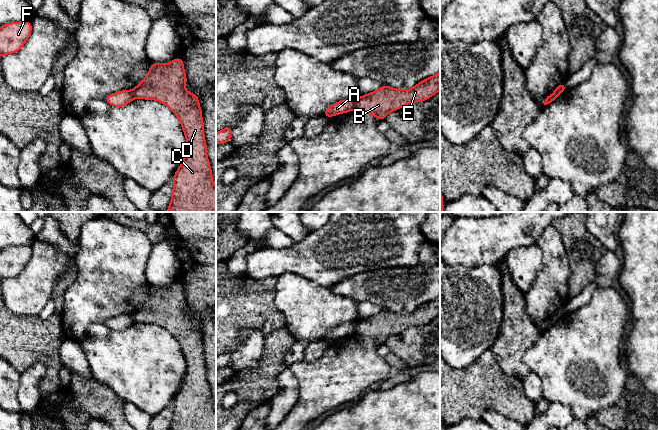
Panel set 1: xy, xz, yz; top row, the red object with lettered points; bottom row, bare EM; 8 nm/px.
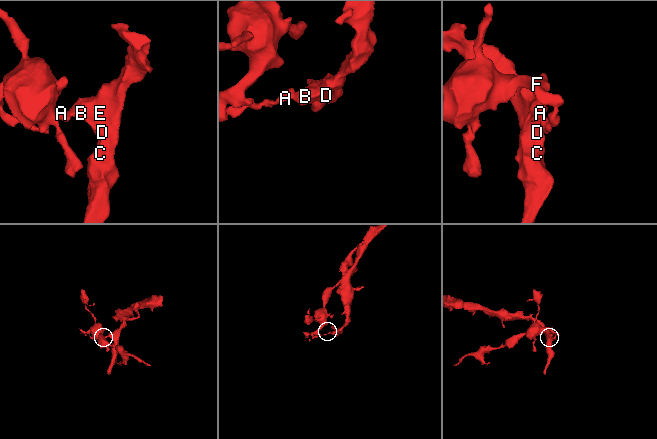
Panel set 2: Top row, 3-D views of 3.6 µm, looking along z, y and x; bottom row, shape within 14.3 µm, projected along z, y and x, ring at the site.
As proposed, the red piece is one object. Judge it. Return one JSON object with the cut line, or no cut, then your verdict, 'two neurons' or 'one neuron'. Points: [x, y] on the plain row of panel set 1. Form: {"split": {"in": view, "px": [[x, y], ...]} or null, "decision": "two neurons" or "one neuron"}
{"split": {"in": "xz", "px": [[356, 324], [353, 332]]}, "decision": "two neurons"}

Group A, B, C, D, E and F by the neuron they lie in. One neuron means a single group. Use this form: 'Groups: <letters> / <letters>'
Groups: A F / B C D E

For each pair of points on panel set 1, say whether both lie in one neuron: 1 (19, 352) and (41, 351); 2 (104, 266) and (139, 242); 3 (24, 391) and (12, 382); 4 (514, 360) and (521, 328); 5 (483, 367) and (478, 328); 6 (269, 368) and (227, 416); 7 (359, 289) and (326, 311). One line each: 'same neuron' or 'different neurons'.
1: same neuron
2: same neuron
3: different neurons
4: same neuron
5: different neurons
6: same neuron
7: different neurons

